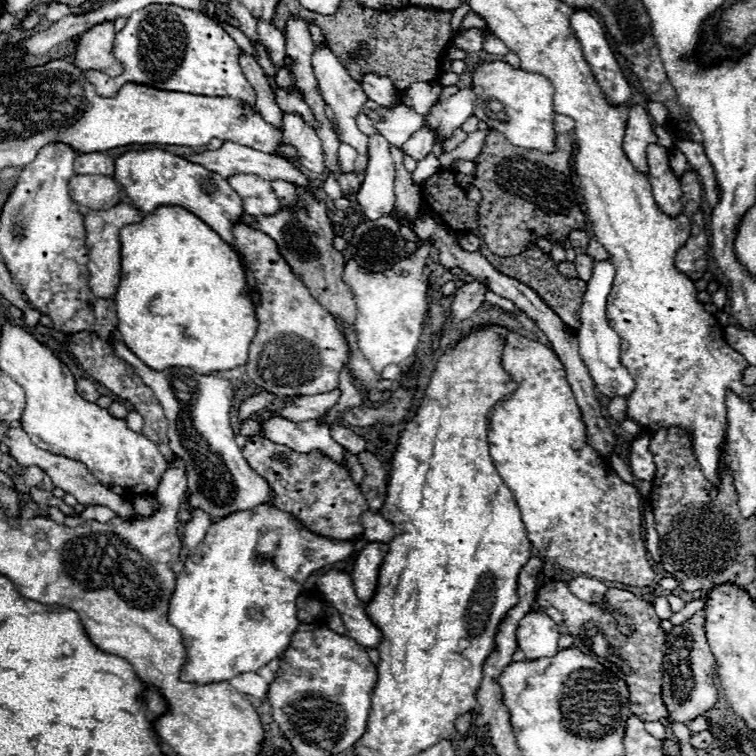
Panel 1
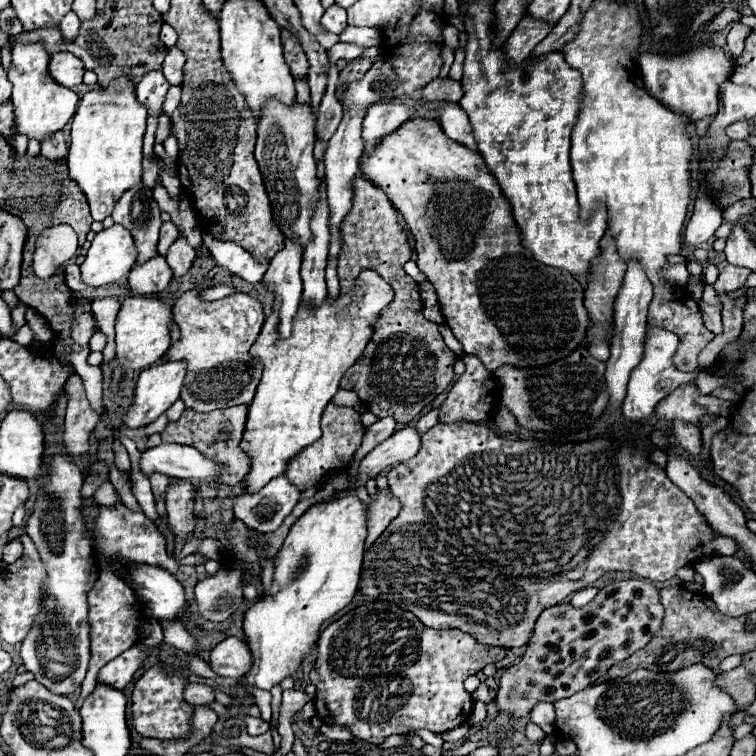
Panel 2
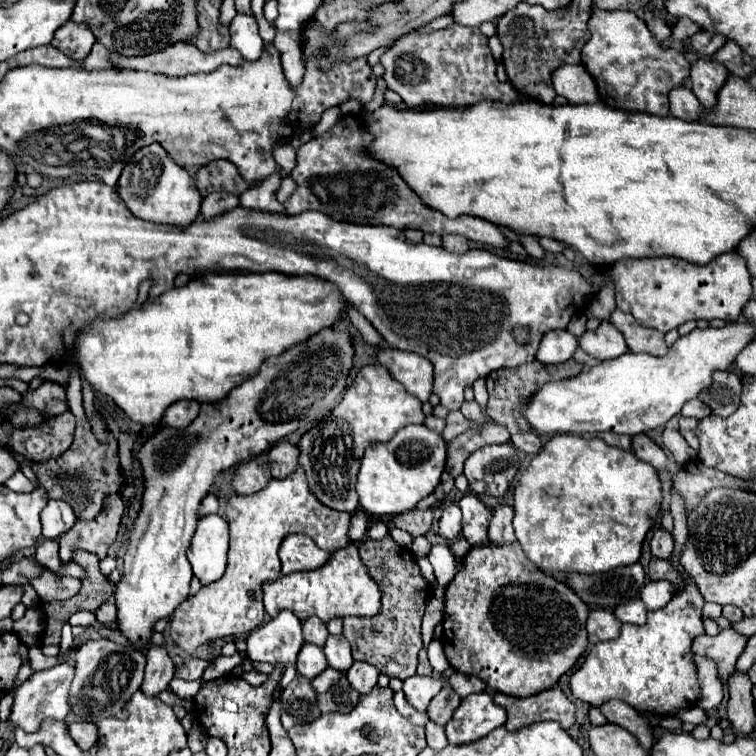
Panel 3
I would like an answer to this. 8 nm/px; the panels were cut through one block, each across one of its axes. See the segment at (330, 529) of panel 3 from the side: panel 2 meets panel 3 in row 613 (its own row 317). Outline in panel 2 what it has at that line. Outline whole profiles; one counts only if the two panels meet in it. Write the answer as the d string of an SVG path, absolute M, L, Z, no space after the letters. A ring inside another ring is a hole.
M192 288L184 292L172 308L174 322L178 324L182 336L178 344L166 352L166 356L170 362L188 362L182 400L188 408L198 412L250 404L264 368L264 364L250 354L250 348L264 324L262 302L250 294L232 294L210 302L200 298L204 290L208 288Z

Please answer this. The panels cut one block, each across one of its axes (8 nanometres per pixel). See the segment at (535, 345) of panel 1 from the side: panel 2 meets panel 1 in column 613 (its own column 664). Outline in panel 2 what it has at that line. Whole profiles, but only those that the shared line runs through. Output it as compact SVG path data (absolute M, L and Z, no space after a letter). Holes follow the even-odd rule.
M464 420L450 422L450 424L438 422L422 436L420 452L414 458L396 464L388 472L386 478L388 478L390 490L400 498L402 510L388 524L388 528L376 538L376 542L364 552L358 592L374 600L386 600L386 602L398 604L400 608L412 612L428 628L458 628L474 636L480 644L502 646L502 648L524 646L530 640L534 622L538 620L542 610L554 604L560 604L572 592L588 588L590 584L594 584L598 578L602 578L608 572L634 572L642 578L664 582L676 576L680 568L690 566L700 558L736 554L736 542L730 536L716 532L706 522L706 518L696 510L694 502L668 480L666 472L658 464L648 460L642 454L642 450L638 450L636 446L628 442L622 444L614 440L612 436L596 436L594 440L576 442L576 444L568 442L568 446L552 442L550 446L548 440L546 442L544 440L524 440L514 434L508 434L508 436L496 434L488 424L474 424L474 422L464 422ZM428 498L432 502L432 518L430 514L426 514Z

